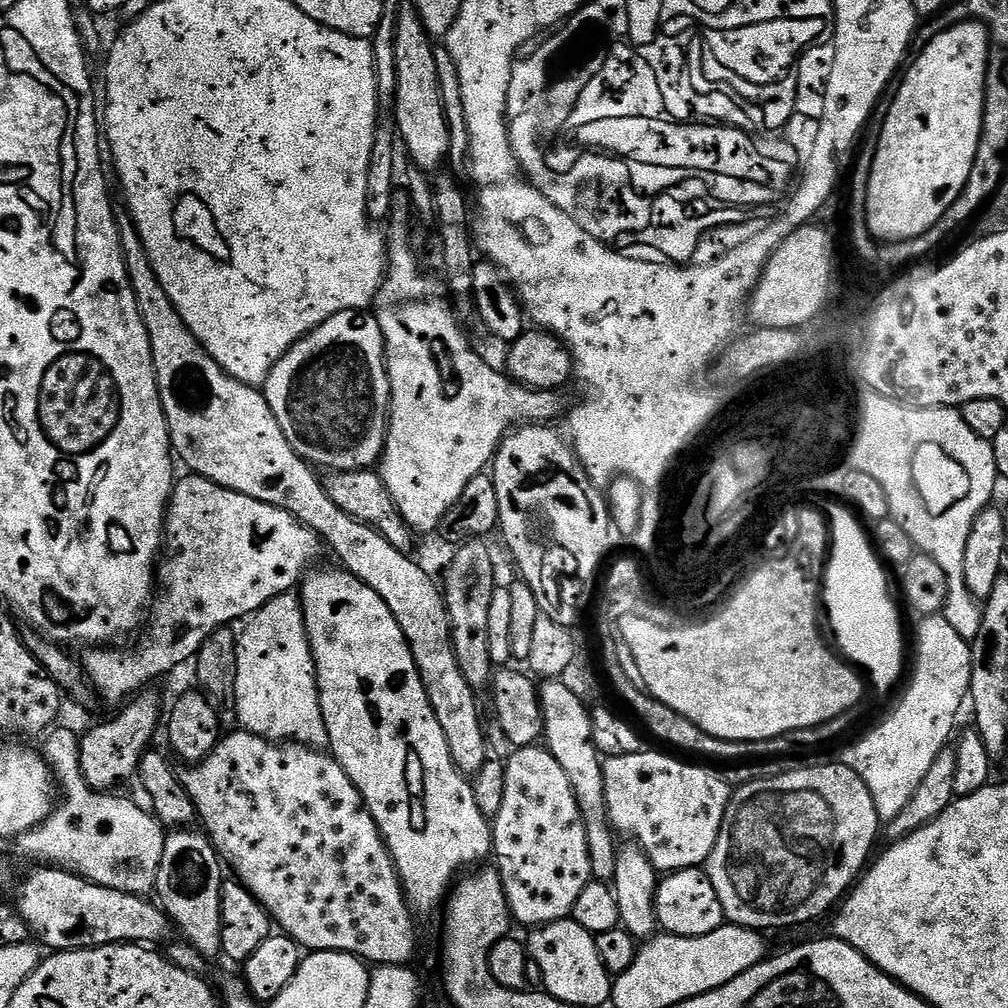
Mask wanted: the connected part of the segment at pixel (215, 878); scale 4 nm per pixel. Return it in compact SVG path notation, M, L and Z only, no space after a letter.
M172 830L165 835L165 845L162 849L161 865L158 868L157 880L154 889L155 899L167 914L173 925L180 927L180 932L185 941L191 944L205 958L220 956L220 894L226 883L225 869L222 867L222 857L217 852L212 841L203 831L197 830Z

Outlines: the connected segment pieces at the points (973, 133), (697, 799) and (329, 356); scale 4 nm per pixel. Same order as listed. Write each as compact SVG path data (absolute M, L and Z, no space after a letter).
M975 19L965 20L963 23L953 24L951 27L945 27L940 33L921 50L916 56L916 61L912 65L907 65L908 73L904 76L904 81L900 84L900 89L896 92L896 97L892 100L892 105L887 105L884 113L884 125L880 131L880 137L876 143L876 153L872 169L868 175L868 193L864 196L864 214L868 217L868 229L873 236L881 242L895 242L897 240L909 240L918 238L926 234L950 210L952 203L961 199L965 195L970 170L974 166L974 158L978 150L980 141L980 131L982 130L982 118L984 117L984 82L986 80L986 70L988 69L988 54L990 51L990 39L988 30L984 24Z
M649 750L622 754L621 757L609 756L603 761L603 766L608 817L612 820L613 829L617 833L625 832L626 835L633 836L636 839L633 841L650 858L657 873L671 874L707 865L722 830L728 800L734 791L732 785L722 779L719 771L712 769L711 772L696 764L683 764L672 756L663 756L660 752Z
M368 310L354 312L339 312L326 322L322 322L314 330L310 330L300 339L288 353L279 360L268 372L268 378L262 385L264 396L268 400L270 410L274 410L274 418L278 418L278 426L282 426L282 434L286 434L286 442L295 450L303 460L315 466L317 469L324 468L328 472L338 471L362 471L375 469L379 465L380 457L384 454L384 440L388 437L388 408L392 405L390 394L390 378L388 367L384 361L384 339L382 330L378 326L375 315Z

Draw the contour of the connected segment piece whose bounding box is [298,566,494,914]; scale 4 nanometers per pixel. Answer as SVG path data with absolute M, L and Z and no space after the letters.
M336 566L333 572L316 571L305 575L298 595L316 663L316 685L328 731L327 747L342 770L346 770L350 782L354 782L358 794L362 794L364 805L370 810L384 845L396 863L409 908L416 914L432 912L447 901L454 881L461 875L460 868L471 869L484 862L479 860L493 855L492 824L489 817L478 810L478 802L474 802L472 780L458 771L454 758L450 758L446 734L442 734L442 726L438 726L414 654L402 634L402 626L398 626L394 614L390 614L390 606L386 606L366 582L351 576L343 567Z

